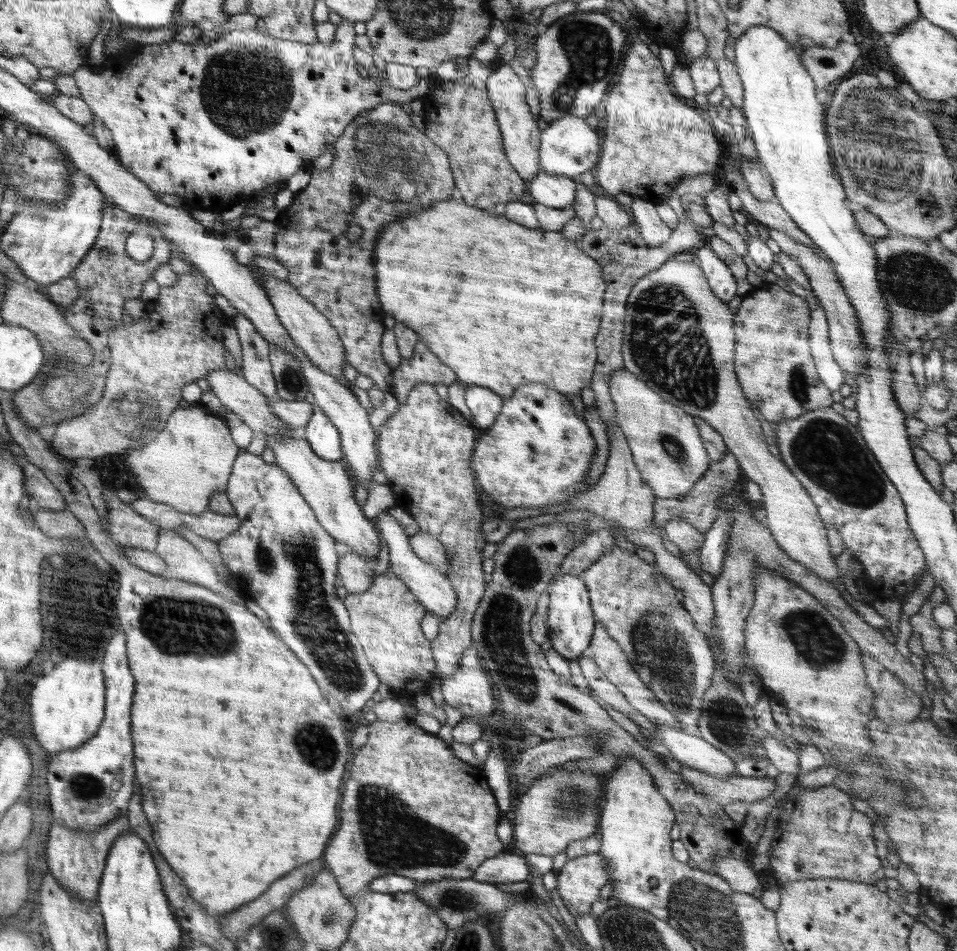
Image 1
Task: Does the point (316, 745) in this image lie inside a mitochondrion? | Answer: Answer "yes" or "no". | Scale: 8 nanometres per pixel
yes

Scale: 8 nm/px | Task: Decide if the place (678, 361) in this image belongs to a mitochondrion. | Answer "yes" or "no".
yes

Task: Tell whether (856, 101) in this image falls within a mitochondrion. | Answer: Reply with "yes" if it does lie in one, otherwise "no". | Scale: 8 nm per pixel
yes

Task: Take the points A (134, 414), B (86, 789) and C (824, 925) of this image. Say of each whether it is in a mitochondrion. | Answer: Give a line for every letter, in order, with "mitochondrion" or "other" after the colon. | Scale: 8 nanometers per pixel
A: mitochondrion
B: mitochondrion
C: mitochondrion

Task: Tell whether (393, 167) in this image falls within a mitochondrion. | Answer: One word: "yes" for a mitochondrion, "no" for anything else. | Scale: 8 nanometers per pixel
yes

